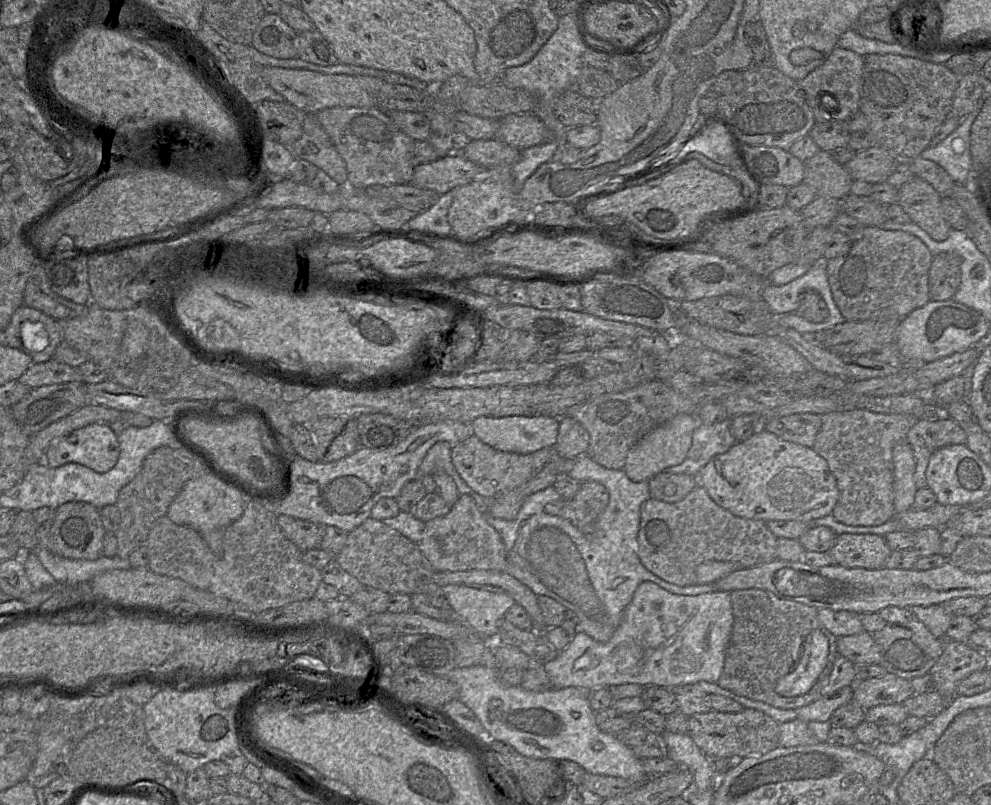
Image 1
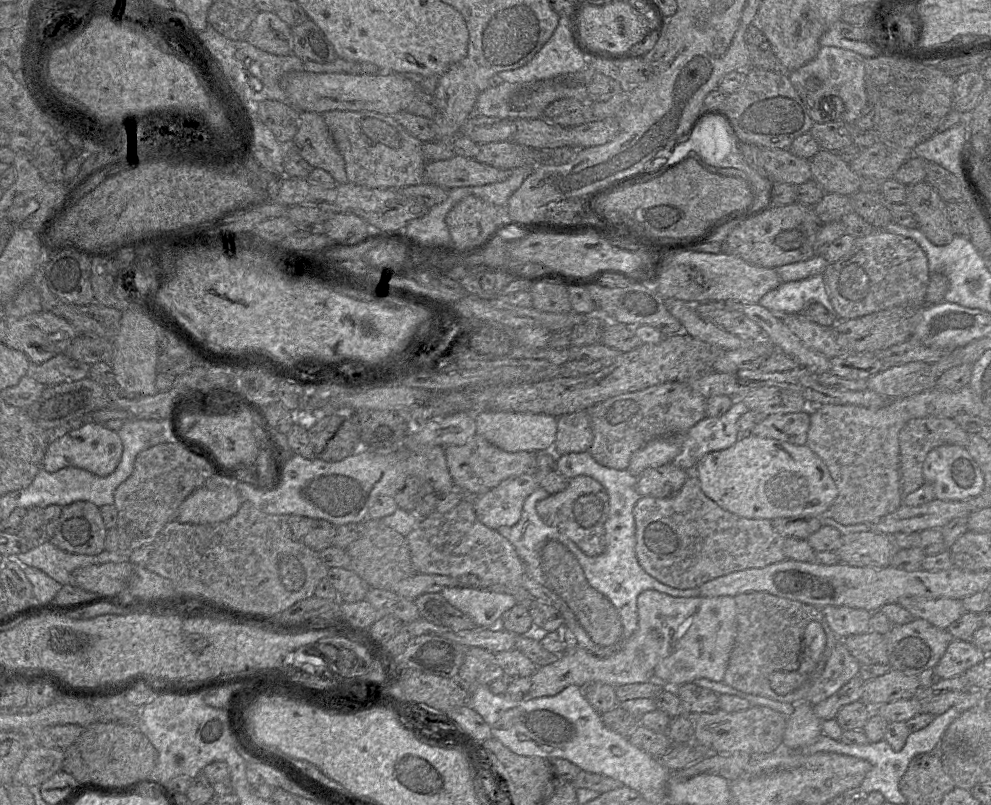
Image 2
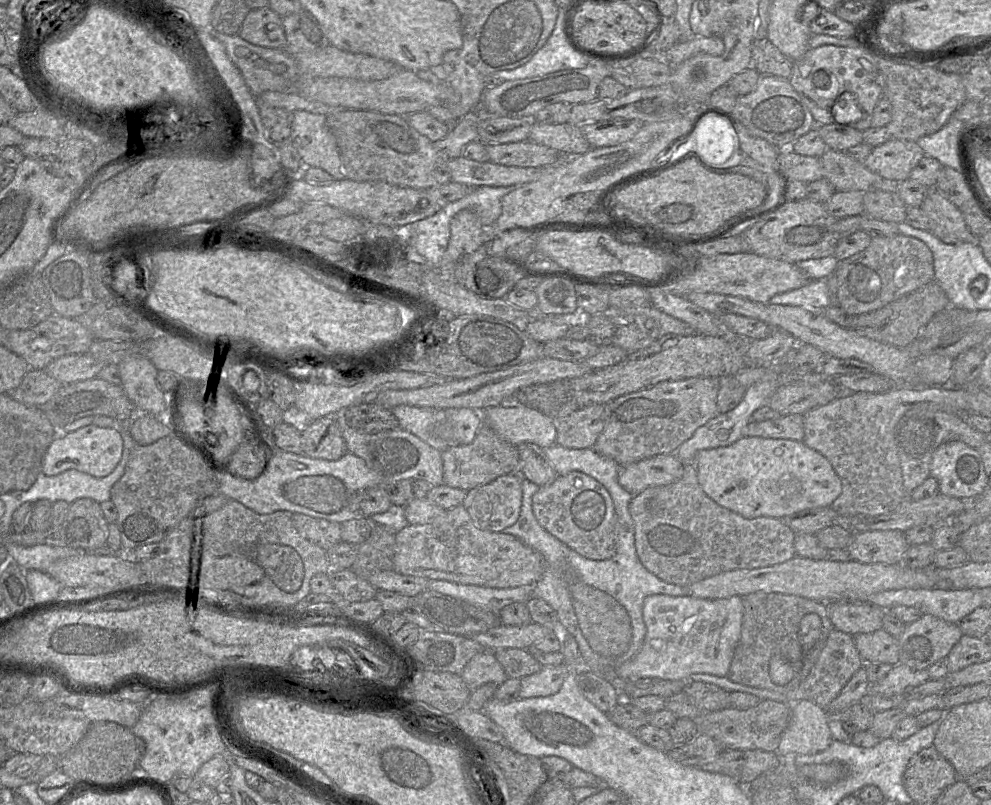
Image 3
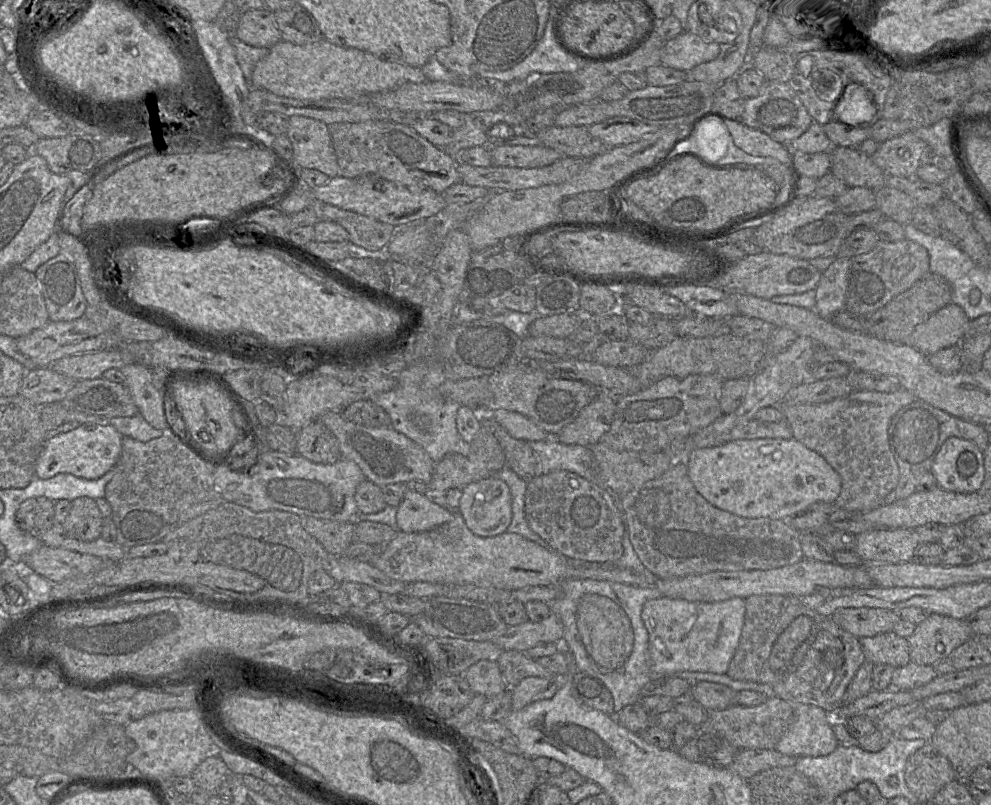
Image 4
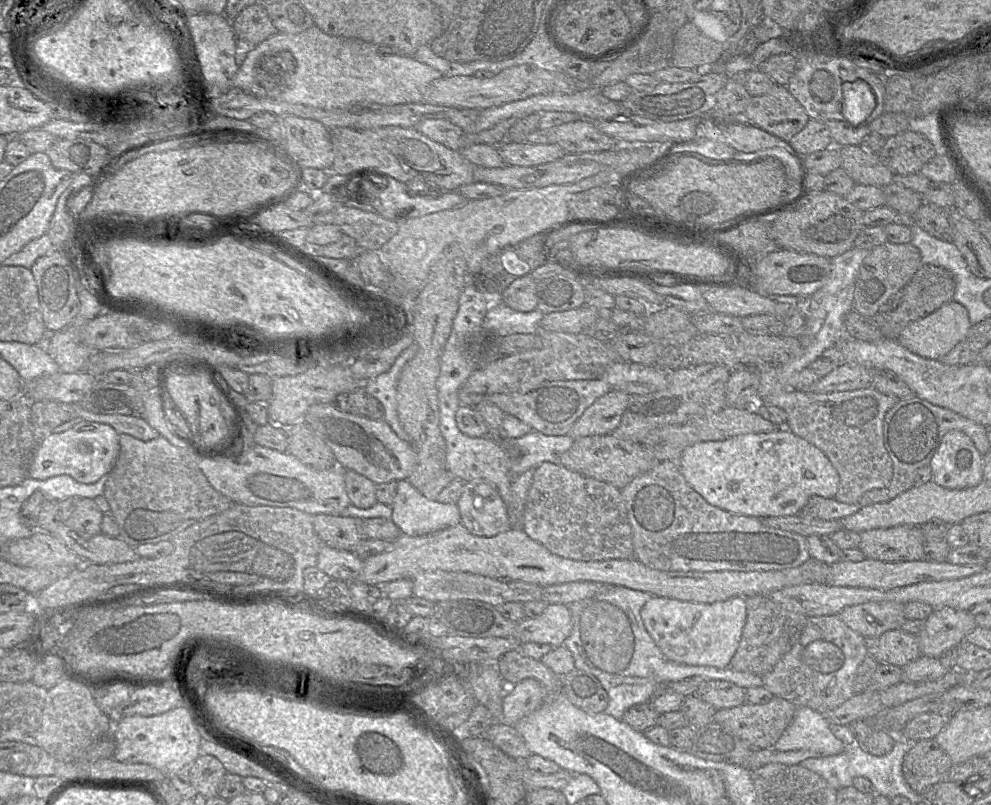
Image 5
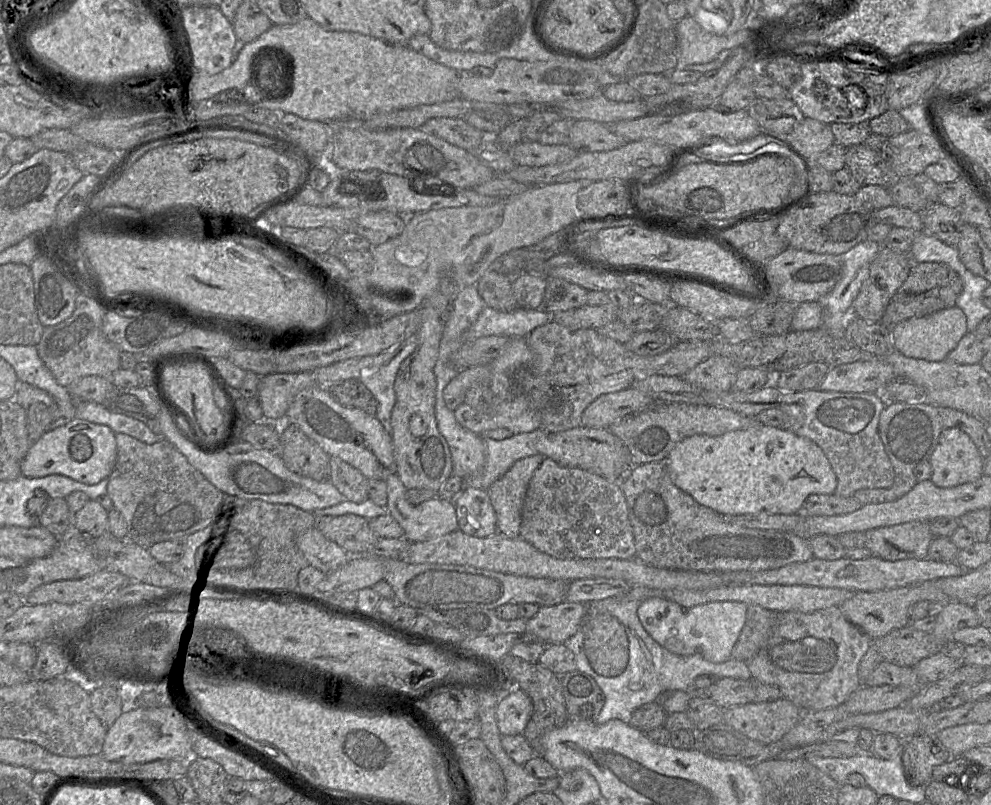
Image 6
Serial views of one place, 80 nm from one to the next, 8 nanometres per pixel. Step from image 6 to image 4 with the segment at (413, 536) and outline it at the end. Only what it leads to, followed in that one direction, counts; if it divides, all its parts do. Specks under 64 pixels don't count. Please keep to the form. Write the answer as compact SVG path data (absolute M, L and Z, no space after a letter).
M408 487L397 507L396 522L401 532L426 532L451 521L455 513L434 503L428 495Z

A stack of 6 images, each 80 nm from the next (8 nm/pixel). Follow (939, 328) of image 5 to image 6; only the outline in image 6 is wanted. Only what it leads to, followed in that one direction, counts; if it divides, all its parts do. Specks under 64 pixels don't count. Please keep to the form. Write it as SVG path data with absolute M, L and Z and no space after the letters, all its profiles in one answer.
M956 305L931 315L901 321L891 329L891 338L893 348L907 357L943 361L968 332L967 316Z

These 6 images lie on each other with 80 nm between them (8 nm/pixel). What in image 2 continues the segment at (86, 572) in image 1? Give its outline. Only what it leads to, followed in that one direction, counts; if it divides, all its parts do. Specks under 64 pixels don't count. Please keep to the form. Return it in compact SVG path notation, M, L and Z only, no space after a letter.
M50 541L13 556L20 565L26 564L38 568L62 585L71 583L71 574L80 567L107 562L124 562L128 557L107 550L96 555L72 554L59 549Z

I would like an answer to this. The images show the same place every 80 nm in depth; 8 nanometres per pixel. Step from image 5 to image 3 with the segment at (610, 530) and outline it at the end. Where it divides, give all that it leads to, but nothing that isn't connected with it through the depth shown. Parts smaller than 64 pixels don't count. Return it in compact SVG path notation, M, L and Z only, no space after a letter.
M579 471L557 476L550 485L539 487L532 497L532 511L548 533L556 537L581 556L591 560L606 560L616 552L615 509L608 491L592 477Z

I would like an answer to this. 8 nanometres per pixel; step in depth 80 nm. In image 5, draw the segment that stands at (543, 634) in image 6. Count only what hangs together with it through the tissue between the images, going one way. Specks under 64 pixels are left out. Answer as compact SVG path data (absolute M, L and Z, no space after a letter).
M547 604L536 618L518 622L517 639L520 643L545 643L553 648L563 645L572 631L572 617L567 605Z

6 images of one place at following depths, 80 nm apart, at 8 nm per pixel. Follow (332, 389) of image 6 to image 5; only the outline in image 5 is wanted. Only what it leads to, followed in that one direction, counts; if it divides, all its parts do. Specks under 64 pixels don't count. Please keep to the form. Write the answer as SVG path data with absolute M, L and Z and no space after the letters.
M365 389L339 394L333 405L340 411L353 415L364 416L372 420L383 420L383 405Z

